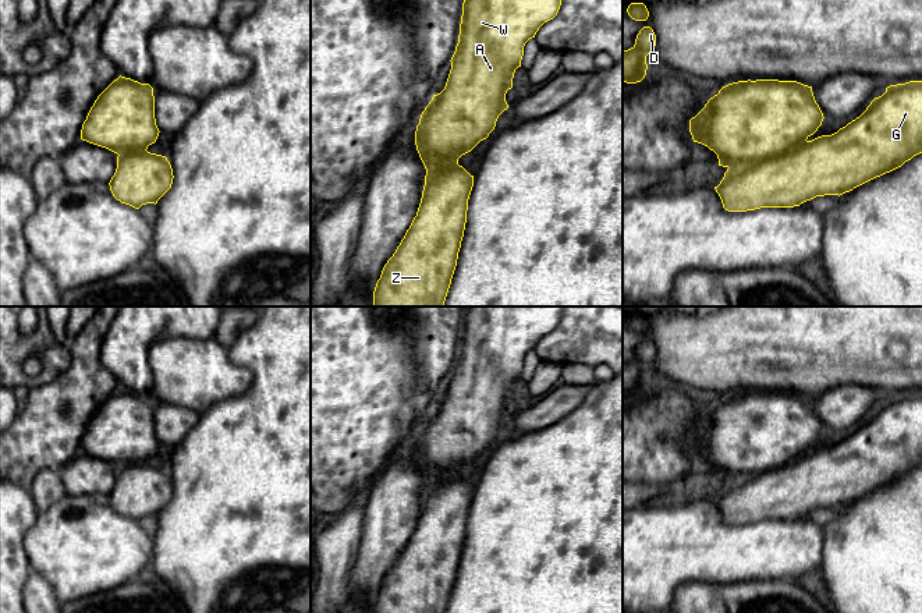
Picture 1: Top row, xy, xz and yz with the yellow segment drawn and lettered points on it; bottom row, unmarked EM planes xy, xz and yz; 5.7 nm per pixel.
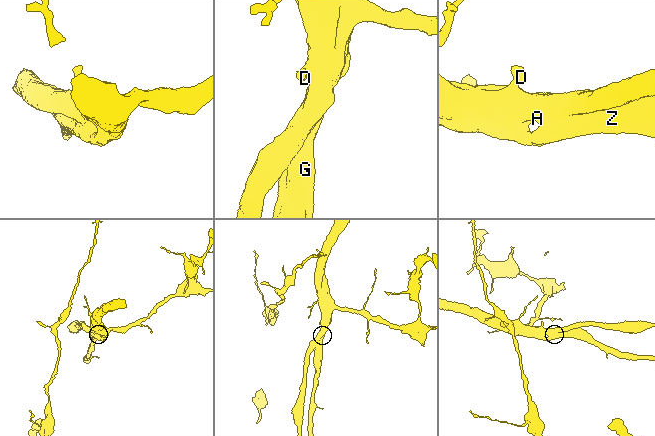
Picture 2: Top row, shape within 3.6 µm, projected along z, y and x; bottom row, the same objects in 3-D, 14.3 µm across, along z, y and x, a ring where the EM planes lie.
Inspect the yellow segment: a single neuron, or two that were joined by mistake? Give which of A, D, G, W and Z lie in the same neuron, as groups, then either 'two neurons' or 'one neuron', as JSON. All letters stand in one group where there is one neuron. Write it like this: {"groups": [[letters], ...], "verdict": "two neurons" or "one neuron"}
{"groups": [["A", "D", "G", "W", "Z"]], "verdict": "one neuron"}

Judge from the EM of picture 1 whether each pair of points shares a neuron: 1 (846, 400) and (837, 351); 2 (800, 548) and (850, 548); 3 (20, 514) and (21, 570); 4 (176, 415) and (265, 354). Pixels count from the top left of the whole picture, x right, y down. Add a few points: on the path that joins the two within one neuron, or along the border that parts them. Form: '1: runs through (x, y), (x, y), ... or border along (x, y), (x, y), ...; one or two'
1: border along (875, 389), (866, 385), (839, 385), (812, 399); two
2: border along (825, 527), (821, 570), (816, 576); two
3: runs through (14, 528), (14, 556); one
4: border along (199, 414), (198, 422), (180, 442); two

